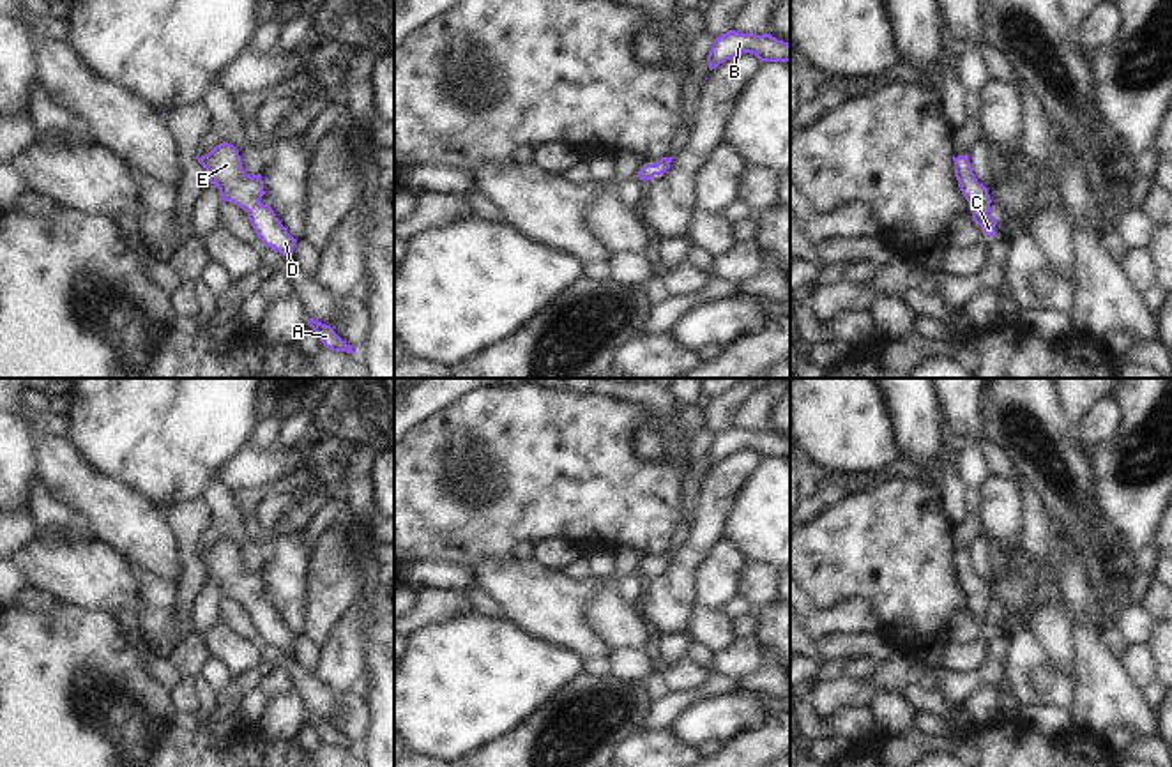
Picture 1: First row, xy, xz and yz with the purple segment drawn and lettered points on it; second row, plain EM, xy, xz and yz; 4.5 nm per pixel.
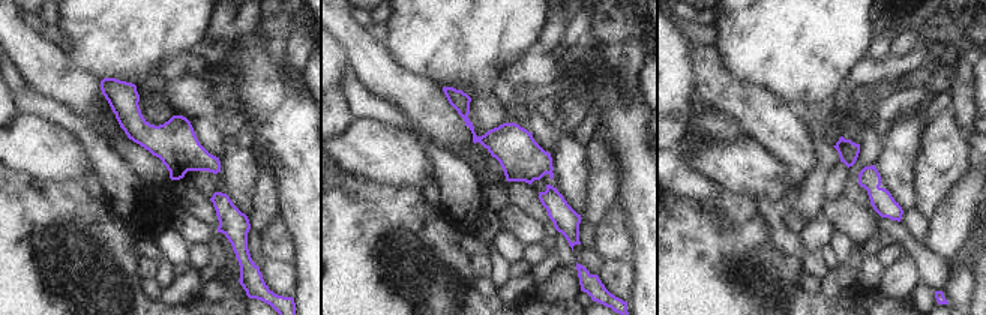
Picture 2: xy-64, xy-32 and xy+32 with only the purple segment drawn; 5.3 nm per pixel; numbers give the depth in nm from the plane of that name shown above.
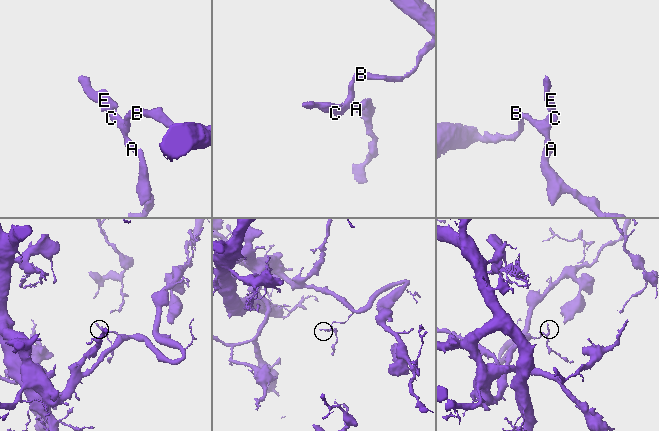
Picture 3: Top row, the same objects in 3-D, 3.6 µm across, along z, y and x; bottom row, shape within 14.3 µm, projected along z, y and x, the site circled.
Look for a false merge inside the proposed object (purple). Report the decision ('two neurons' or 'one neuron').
one neuron

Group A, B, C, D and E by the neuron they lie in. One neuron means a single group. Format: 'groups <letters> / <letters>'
groups A B C D E

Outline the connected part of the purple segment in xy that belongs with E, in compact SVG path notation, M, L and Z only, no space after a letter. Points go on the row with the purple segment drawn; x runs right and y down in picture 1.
M219 143L209 154L198 157L205 168L209 182L219 189L221 201L230 201L247 210L247 219L256 237L270 249L286 256L290 262L295 239L276 217L269 203L262 205L265 194L262 175L247 175L240 164L239 150L232 143Z

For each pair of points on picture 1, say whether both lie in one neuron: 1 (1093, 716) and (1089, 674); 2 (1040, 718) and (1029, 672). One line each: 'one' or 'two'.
1: one
2: two

